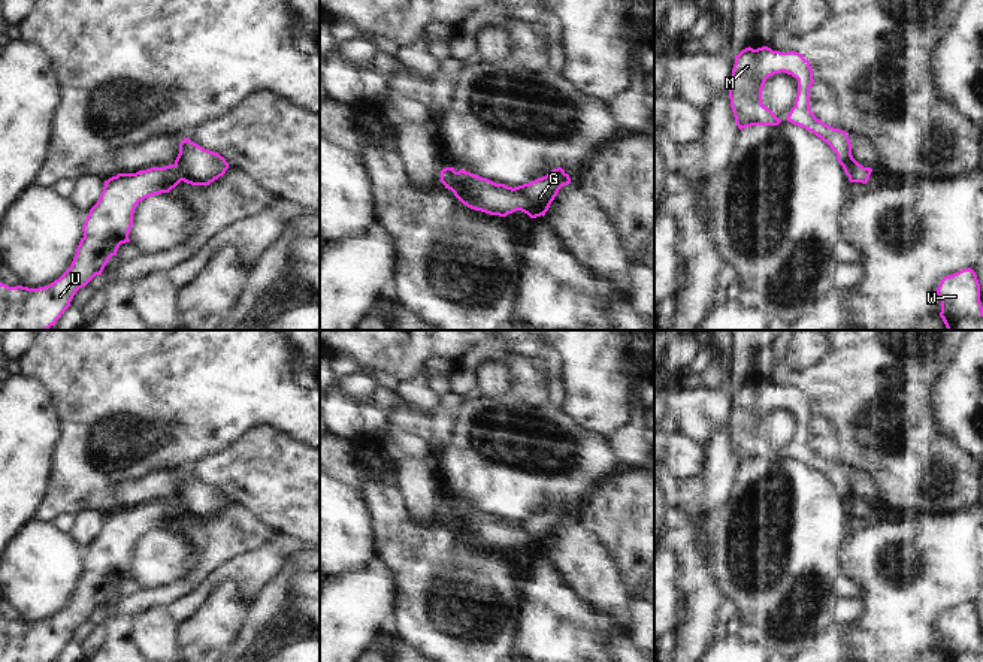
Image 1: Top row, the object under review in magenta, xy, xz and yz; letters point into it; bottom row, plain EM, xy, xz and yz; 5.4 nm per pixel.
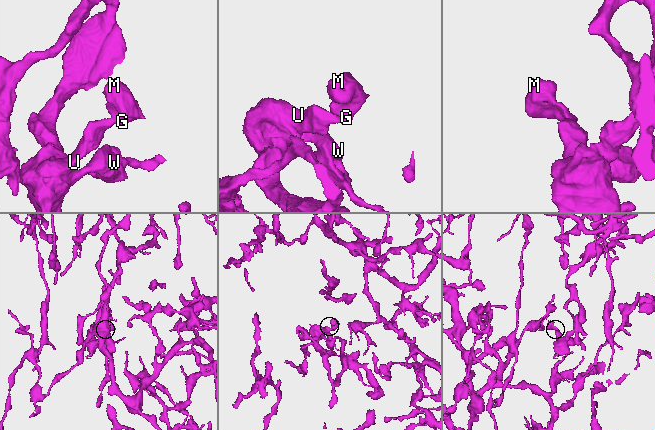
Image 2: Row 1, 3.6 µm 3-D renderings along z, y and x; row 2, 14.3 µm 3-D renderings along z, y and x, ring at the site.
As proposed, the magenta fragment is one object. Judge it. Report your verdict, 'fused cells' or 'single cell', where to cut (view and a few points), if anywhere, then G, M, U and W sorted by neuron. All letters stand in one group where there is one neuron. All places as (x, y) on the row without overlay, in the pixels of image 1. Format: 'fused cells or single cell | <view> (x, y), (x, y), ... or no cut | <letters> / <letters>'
single cell | no cut | G M U W

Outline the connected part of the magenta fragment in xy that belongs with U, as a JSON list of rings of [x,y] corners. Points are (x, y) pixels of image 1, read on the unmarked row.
[[[185,472],[173,499],[136,508],[118,508],[105,516],[97,538],[90,544],[70,602],[54,617],[39,623],[0,617],[0,662],[51,662],[70,641],[76,626],[96,610],[121,578],[130,577],[133,547],[146,532],[169,528],[181,516],[209,520],[226,508],[229,498],[218,487]]]

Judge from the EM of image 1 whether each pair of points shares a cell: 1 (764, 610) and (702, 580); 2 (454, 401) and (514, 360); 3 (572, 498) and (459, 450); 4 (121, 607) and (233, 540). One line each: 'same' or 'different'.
1: different
2: different
3: same
4: same

